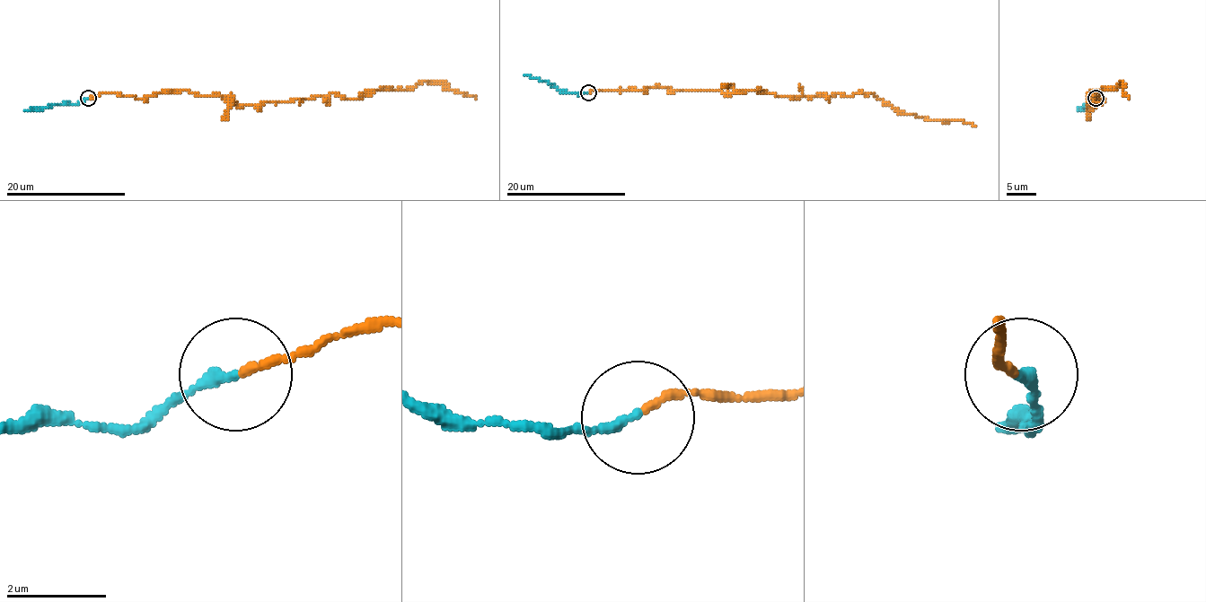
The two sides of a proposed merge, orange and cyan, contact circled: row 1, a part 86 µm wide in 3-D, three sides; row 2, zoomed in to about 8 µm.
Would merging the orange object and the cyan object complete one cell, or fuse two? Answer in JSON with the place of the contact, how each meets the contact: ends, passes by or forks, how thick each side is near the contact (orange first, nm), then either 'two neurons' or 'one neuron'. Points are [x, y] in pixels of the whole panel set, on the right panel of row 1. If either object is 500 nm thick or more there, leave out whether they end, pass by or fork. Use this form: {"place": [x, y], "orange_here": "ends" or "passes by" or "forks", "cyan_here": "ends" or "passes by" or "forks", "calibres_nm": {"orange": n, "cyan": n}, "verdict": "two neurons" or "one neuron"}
{"place": [1095, 98], "orange_here": "ends", "cyan_here": "ends", "calibres_nm": {"orange": 160, "cyan": 200}, "verdict": "two neurons"}

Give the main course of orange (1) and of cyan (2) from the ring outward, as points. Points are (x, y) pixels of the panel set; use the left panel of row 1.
1: (90, 98), (187, 89), (237, 105), (331, 93), (352, 100), (428, 82), (475, 98)
2: (88, 98), (77, 104), (24, 111)

